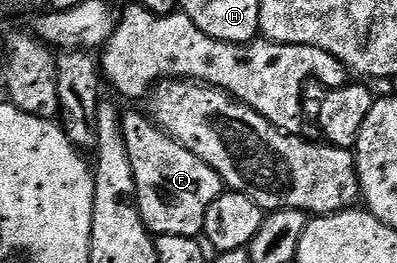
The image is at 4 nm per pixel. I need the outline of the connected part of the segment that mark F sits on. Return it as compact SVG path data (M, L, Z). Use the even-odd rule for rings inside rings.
M125 111L122 116L124 142L134 172L135 202L140 220L156 236L199 237L204 230L206 210L225 191L224 182L215 170L202 162L202 158L190 154L190 150L166 135L141 112Z

